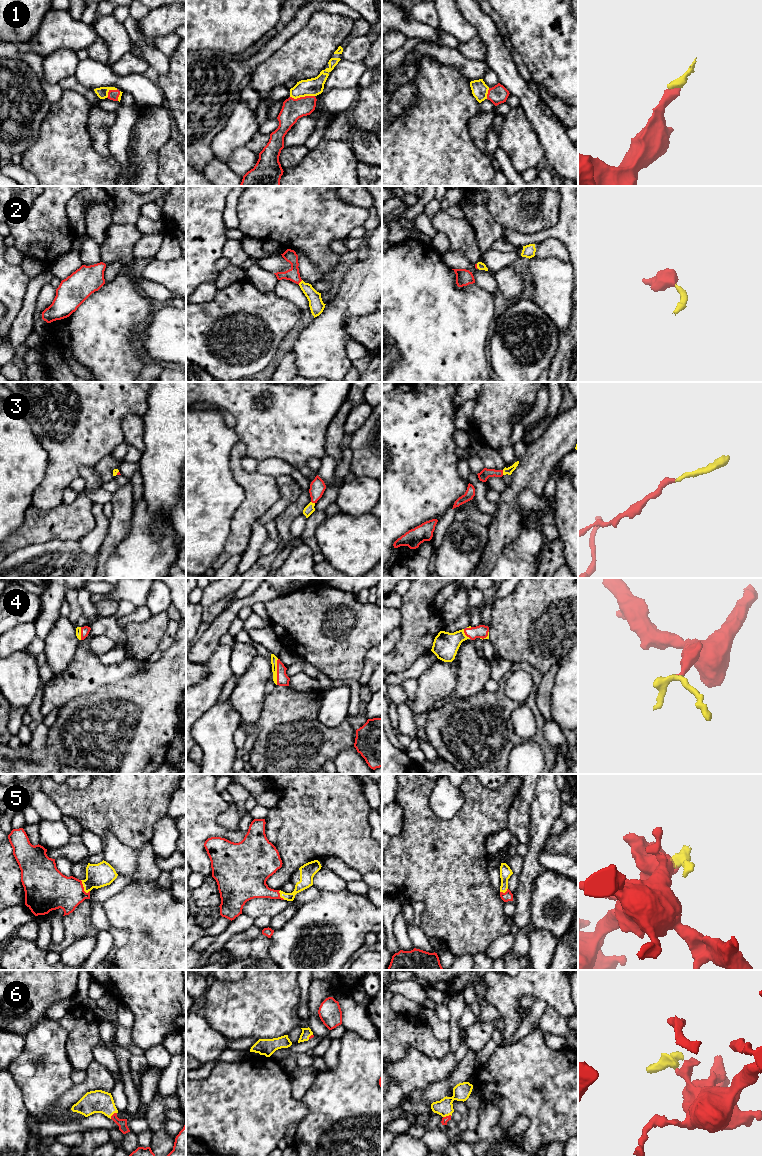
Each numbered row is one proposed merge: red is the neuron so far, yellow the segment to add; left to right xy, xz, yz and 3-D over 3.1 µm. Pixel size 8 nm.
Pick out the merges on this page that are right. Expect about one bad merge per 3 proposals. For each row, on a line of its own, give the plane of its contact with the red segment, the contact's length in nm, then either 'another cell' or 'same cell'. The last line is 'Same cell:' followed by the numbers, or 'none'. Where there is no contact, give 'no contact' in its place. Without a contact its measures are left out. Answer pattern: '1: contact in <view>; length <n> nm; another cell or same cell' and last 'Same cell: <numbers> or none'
1: contact in xz; length 200 nm; same cell
2: contact in xz; length 50 nm; same cell
3: contact in yz; length 40 nm; same cell
4: contact in xz; length 200 nm; same cell
5: contact in xy; length 130 nm; same cell
6: contact in xy; length 80 nm; same cell
Same cell: 1, 2, 3, 4, 5, 6

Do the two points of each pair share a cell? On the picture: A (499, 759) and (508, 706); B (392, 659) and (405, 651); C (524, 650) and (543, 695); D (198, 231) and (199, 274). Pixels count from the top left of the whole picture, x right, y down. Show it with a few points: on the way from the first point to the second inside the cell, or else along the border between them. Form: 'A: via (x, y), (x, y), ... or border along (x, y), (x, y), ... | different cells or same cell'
A: via (499, 746), (499, 719) | same cell
B: via (395, 659), (402, 653) | same cell
C: border along (560, 660), (555, 662), (543, 675) | different cells
D: via (203, 242), (199, 246), (199, 263) | same cell

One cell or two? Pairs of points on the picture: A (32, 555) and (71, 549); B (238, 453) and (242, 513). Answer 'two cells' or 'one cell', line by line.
A: one cell
B: one cell

